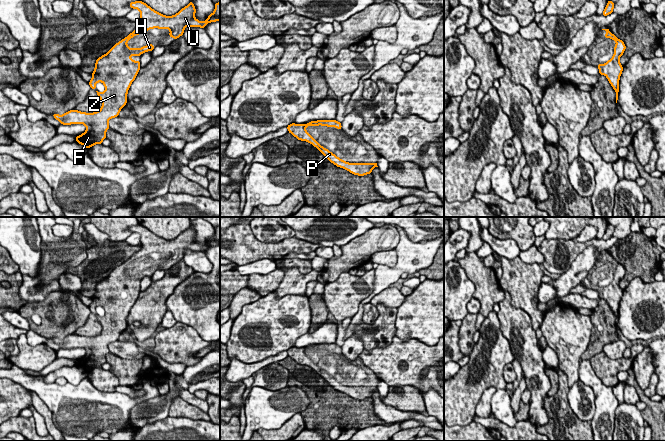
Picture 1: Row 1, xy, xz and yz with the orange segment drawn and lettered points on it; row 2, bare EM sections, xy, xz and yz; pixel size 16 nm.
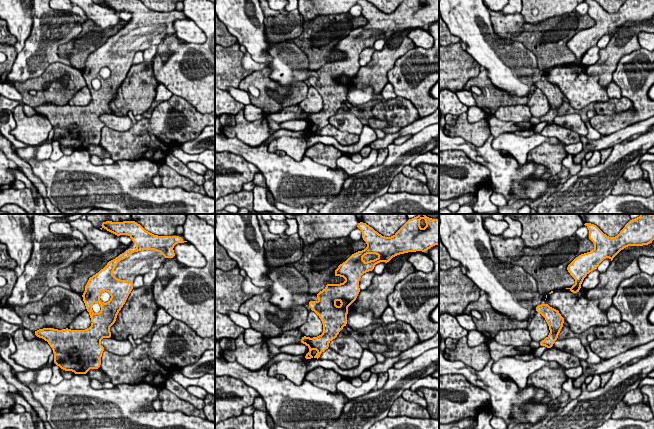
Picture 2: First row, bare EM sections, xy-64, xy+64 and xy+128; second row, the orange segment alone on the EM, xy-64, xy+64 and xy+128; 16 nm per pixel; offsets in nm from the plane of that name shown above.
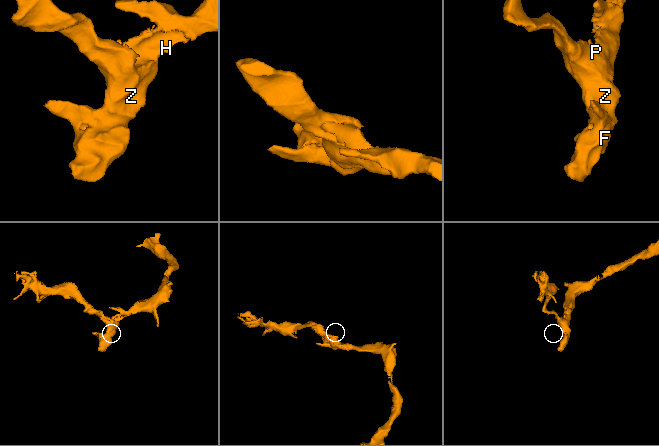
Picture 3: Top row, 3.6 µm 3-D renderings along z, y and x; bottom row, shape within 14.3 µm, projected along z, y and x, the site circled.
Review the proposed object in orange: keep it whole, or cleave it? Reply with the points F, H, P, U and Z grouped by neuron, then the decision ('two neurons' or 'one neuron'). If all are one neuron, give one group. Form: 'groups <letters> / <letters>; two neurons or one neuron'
groups F H P U Z; one neuron

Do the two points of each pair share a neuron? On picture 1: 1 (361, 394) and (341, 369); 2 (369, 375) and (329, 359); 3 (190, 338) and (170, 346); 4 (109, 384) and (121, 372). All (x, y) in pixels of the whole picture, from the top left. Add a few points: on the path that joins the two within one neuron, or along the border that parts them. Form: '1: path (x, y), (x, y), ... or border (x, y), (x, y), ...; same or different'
1: path (360, 388), (347, 375); same
2: path (359, 375), (347, 375), (339, 367); same
3: path (185, 341), (175, 345); same
4: border (109, 371), (117, 377), (119, 384); different

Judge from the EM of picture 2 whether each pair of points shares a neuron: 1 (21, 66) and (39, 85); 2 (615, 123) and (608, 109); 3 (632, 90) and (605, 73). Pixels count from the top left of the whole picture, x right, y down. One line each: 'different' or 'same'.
1: different
2: different
3: different

